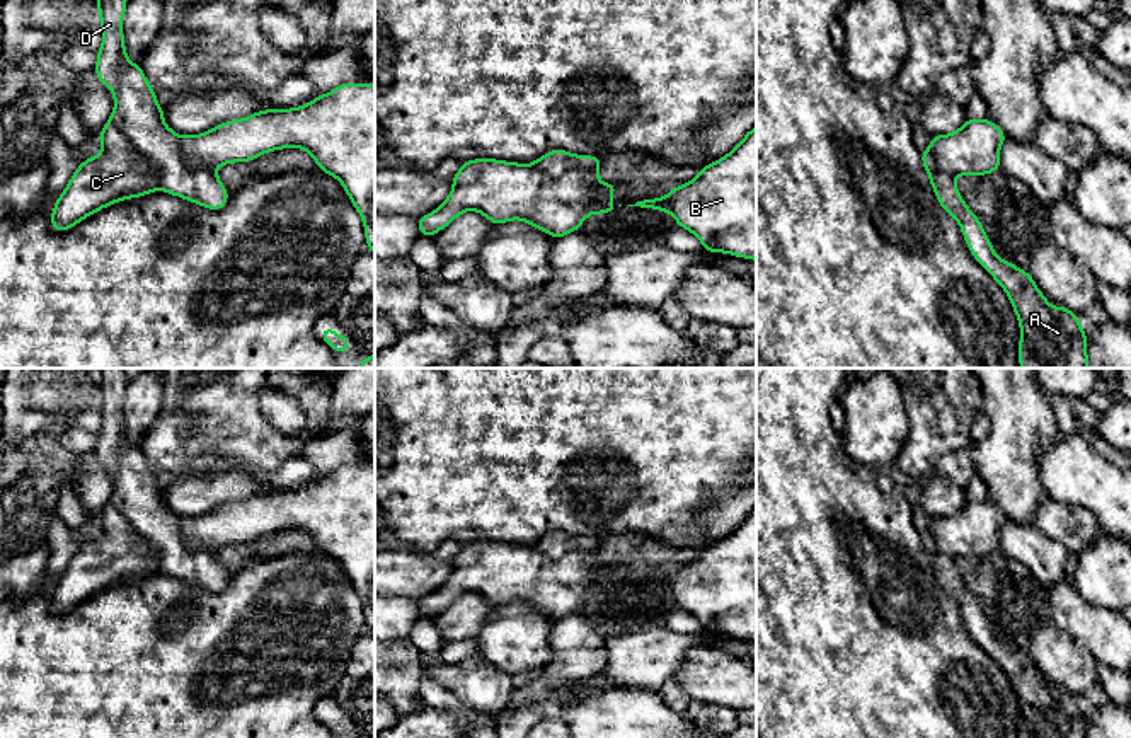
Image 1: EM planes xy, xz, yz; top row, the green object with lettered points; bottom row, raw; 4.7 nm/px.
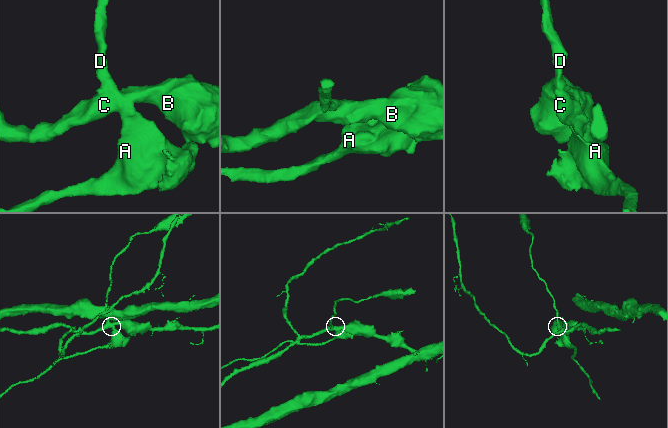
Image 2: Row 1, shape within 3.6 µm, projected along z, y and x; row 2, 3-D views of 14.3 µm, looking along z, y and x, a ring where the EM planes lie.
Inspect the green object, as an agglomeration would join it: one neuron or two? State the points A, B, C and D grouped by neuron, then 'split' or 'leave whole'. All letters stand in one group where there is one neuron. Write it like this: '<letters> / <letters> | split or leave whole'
A D / B C | split

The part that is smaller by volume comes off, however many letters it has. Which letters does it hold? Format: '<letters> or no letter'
A, D

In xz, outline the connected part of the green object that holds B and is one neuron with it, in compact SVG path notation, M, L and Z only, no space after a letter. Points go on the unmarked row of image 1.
M756 508L727 537L702 549L695 561L673 569L663 579L644 581L629 588L673 597L676 607L692 614L707 634L724 634L756 643Z

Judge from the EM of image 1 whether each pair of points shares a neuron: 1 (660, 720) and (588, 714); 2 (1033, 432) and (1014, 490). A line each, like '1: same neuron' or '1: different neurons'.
1: same neuron
2: same neuron

